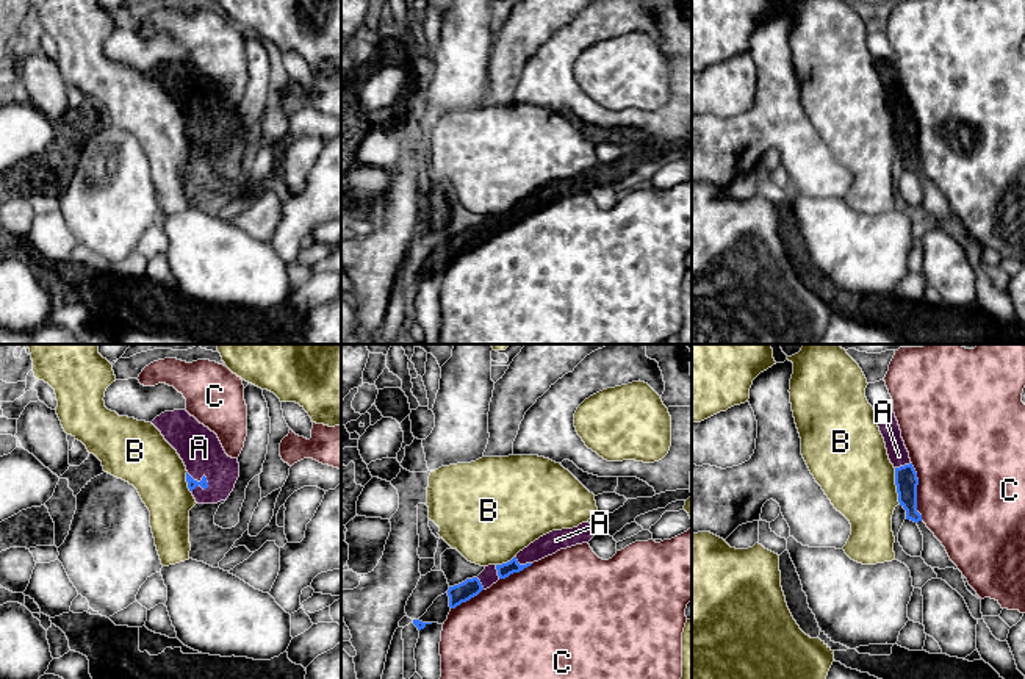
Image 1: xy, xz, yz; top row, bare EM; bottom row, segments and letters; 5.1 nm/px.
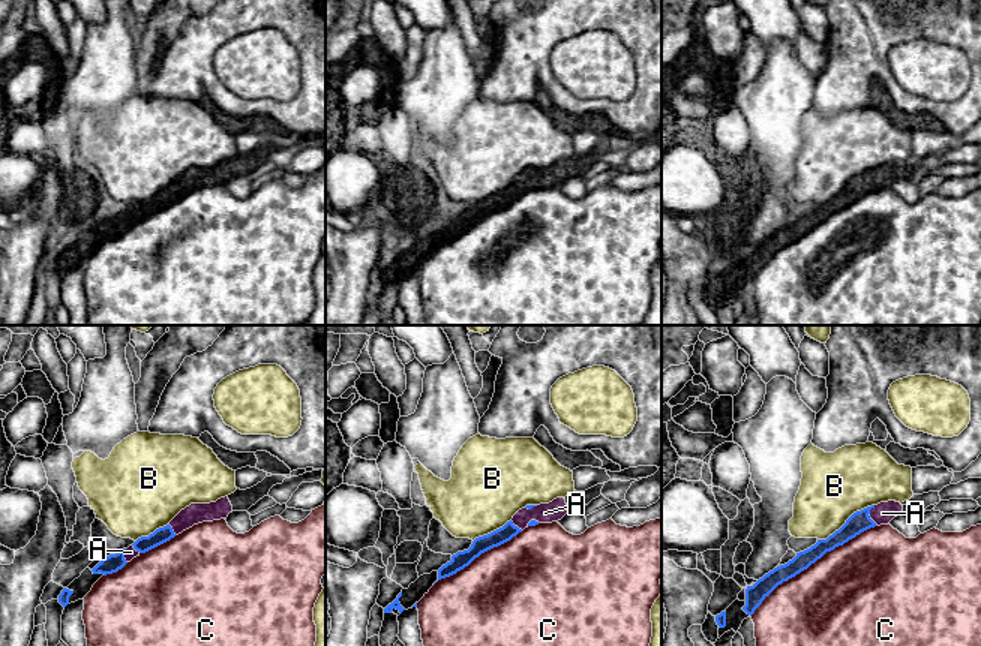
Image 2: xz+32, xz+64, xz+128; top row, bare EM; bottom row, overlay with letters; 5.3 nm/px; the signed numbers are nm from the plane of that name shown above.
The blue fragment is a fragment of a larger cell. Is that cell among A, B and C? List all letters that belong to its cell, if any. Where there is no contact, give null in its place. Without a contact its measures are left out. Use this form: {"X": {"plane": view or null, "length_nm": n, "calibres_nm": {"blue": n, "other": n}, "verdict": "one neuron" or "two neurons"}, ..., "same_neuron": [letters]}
{"A": {"plane": "xy", "length_nm": 140, "calibres_nm": {"blue": 50, "other": 220}, "verdict": "one neuron"}, "B": {"plane": "yz", "length_nm": 190, "calibres_nm": {"blue": 120, "other": 380}, "verdict": "two neurons"}, "C": {"plane": "yz", "length_nm": 300, "calibres_nm": {"blue": 120, "other": 500}, "verdict": "two neurons"}, "same_neuron": ["A"]}

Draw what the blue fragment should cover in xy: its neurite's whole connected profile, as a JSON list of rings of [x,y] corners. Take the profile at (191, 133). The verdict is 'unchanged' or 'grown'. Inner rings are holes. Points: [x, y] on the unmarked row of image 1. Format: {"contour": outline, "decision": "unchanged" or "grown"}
{"contour": [[[186,59],[164,61],[152,74],[183,110],[188,138],[197,153],[218,153],[230,146],[239,113],[225,103],[214,81]]], "decision": "grown"}

